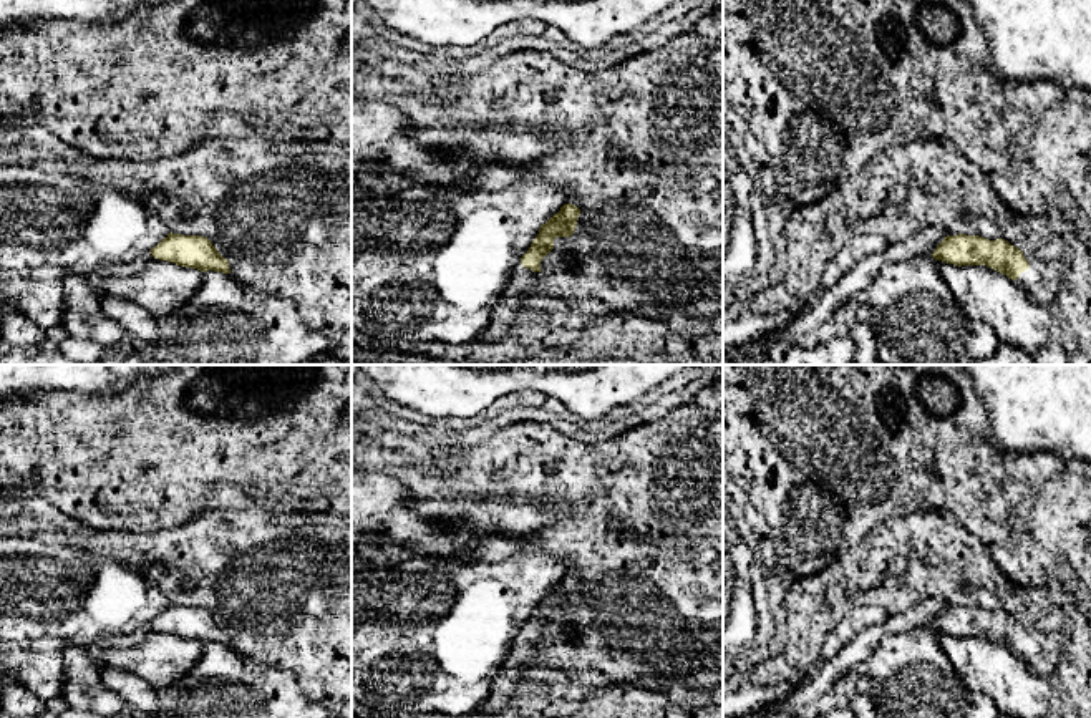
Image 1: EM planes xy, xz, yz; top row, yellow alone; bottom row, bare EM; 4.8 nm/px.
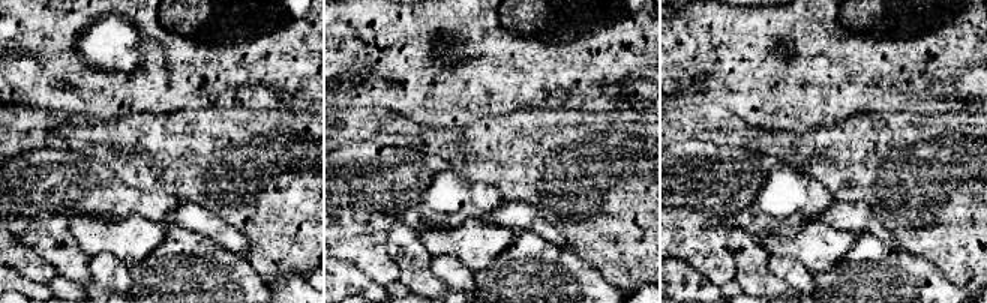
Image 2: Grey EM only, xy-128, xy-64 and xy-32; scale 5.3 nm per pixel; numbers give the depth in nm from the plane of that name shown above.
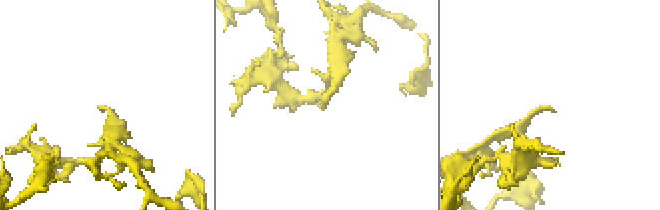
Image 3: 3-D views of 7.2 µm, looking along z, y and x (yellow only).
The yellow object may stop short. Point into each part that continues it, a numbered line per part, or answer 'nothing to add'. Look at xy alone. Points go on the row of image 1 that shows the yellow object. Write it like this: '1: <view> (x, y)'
nothing to add

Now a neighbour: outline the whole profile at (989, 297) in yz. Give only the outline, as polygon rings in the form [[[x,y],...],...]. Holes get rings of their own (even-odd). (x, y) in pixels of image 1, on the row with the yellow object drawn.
[[[935,265],[967,317],[992,328],[1000,342],[1033,355],[1056,338],[1050,307],[1031,300],[1005,274],[987,265]]]

